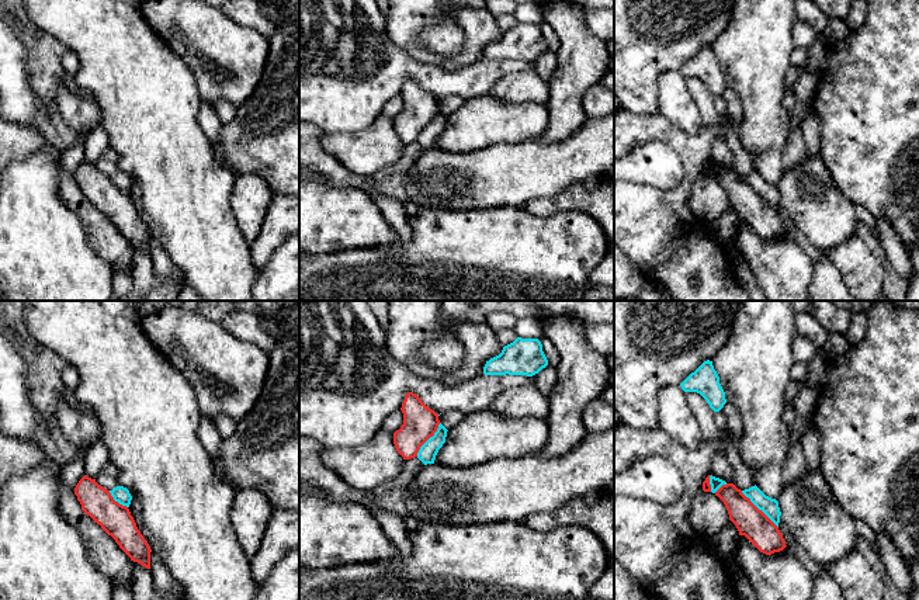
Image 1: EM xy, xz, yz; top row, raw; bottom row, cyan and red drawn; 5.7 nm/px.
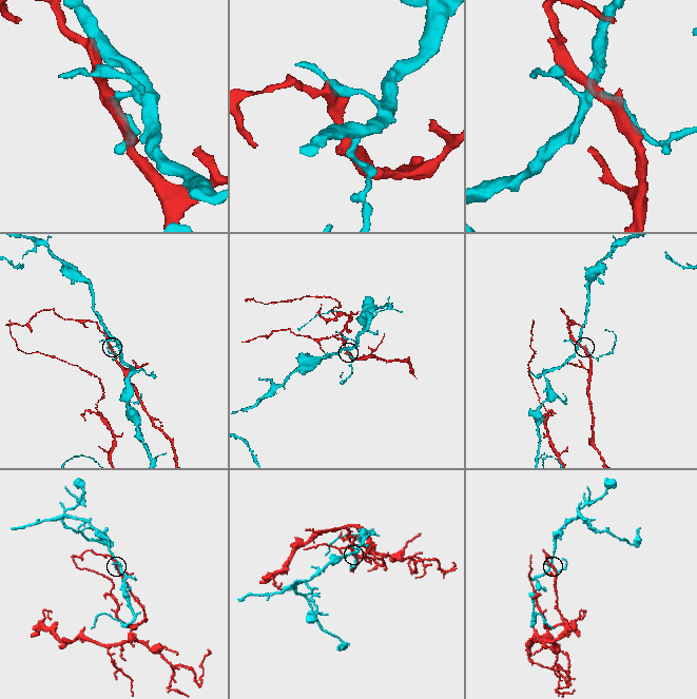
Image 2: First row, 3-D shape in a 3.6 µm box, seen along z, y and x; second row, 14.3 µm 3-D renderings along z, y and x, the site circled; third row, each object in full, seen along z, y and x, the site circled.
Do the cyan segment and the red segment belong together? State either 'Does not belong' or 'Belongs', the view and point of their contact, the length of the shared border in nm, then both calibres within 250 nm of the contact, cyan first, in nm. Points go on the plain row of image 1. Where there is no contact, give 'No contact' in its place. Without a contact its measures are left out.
Does not belong. Touches cyan at yz (759, 194). Shared border 300 nm. Thickness 100 nm (cyan) against 170 nm

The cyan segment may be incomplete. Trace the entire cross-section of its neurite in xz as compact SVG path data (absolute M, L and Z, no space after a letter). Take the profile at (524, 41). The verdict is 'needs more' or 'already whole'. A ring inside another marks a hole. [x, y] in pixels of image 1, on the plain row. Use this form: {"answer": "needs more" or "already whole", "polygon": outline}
{"answer": "already whole", "polygon": "M517 22L503 32L502 38L483 52L485 60L527 60L533 62L548 51L538 24Z"}

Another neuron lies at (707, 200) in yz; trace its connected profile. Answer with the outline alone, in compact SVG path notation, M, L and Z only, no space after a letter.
M701 176L691 187L689 207L698 221L710 223L731 205L724 187L715 178Z

